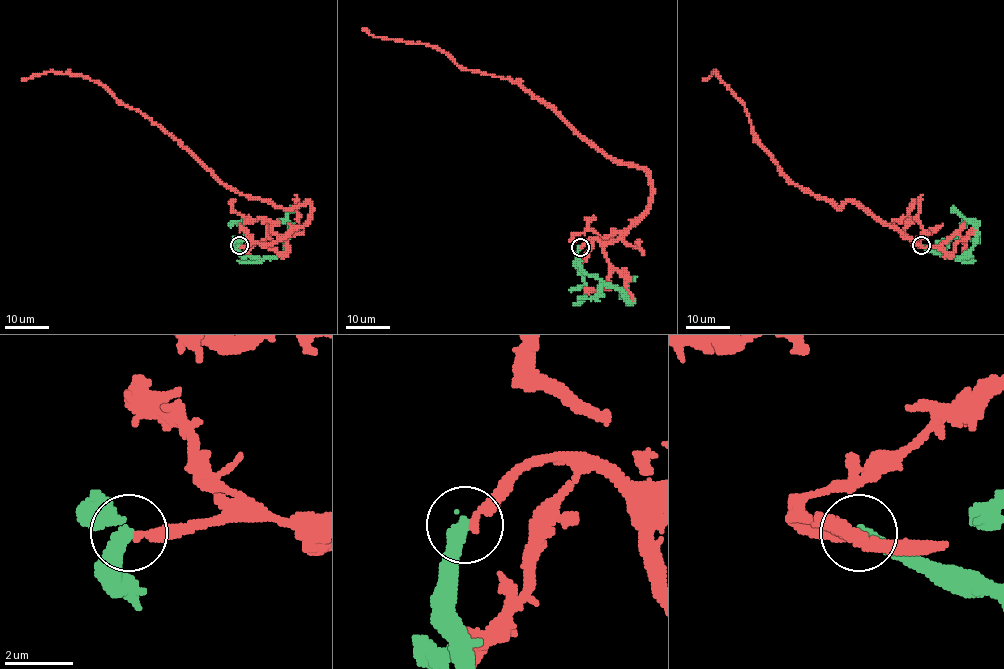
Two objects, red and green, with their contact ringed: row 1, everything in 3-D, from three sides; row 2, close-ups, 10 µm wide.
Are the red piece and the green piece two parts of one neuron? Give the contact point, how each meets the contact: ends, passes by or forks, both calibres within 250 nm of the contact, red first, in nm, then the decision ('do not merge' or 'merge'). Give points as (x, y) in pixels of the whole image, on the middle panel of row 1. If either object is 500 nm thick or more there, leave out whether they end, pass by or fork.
place (580, 247); red ends; green ends; calibres 280 and 400 nm; do not merge

